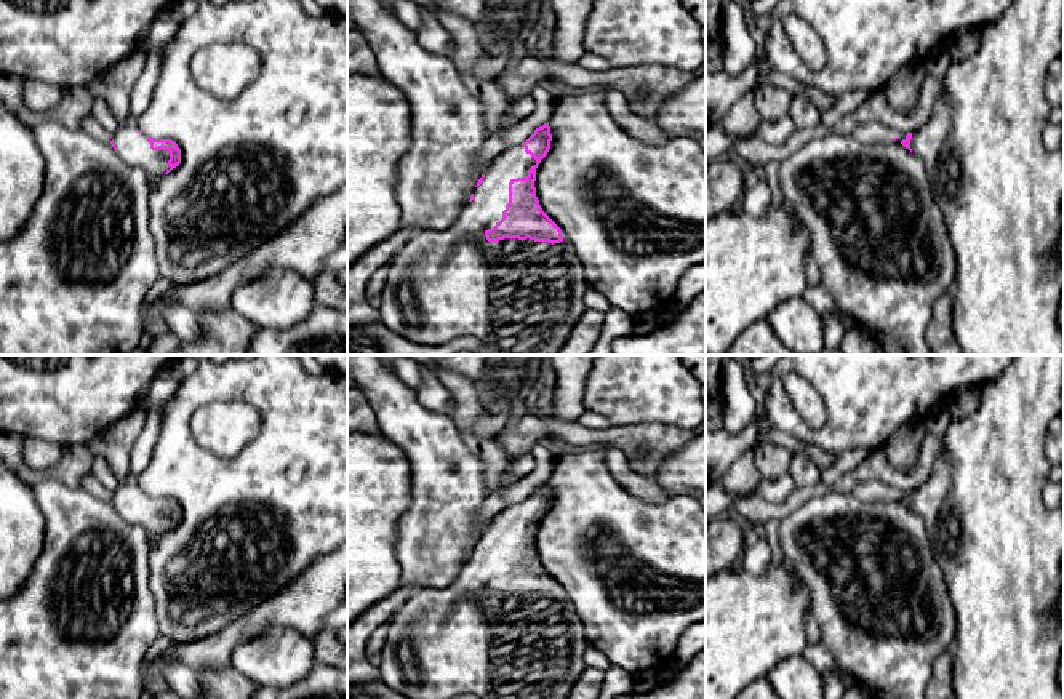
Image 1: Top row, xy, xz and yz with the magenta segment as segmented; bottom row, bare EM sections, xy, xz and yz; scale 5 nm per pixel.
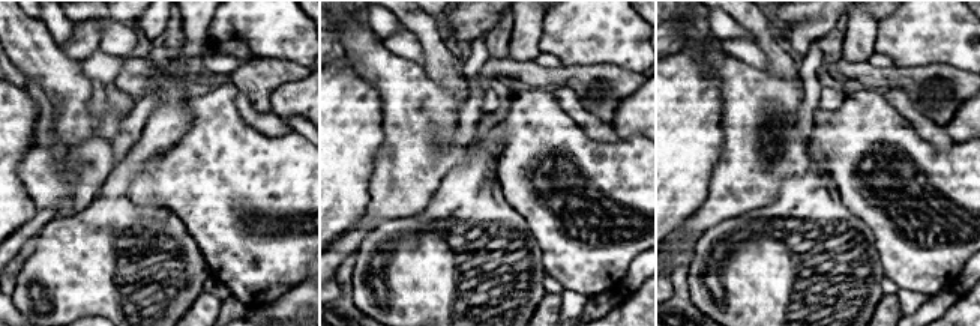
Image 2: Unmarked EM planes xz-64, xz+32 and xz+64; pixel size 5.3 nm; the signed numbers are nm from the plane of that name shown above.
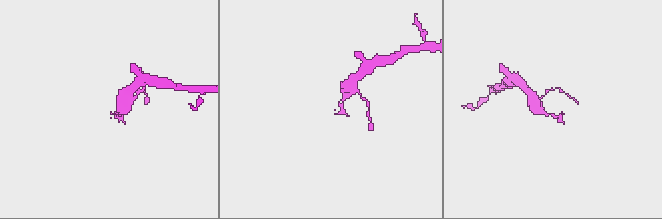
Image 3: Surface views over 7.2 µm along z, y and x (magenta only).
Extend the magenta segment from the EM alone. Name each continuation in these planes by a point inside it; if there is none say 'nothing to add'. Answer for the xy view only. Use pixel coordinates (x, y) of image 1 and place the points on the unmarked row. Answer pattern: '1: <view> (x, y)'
1: xy (133, 504)

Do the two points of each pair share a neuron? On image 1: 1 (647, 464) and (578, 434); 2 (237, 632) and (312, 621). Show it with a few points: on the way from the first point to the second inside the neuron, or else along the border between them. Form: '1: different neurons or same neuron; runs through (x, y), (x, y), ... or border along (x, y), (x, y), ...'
1: same neuron; runs through (629, 447), (621, 439), (596, 439)
2: same neuron; runs through (256, 621), (263, 616), (293, 616)

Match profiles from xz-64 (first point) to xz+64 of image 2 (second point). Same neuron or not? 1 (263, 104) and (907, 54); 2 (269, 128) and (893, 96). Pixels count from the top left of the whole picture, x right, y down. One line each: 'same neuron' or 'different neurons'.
1: different neurons
2: same neuron

